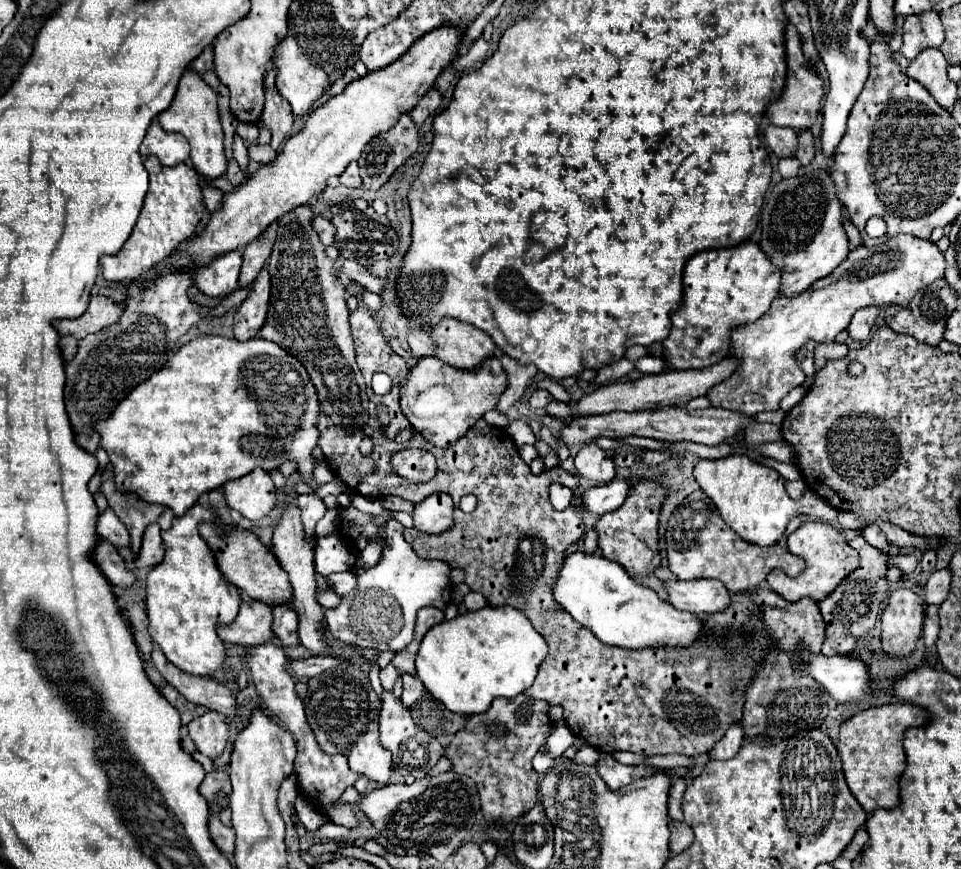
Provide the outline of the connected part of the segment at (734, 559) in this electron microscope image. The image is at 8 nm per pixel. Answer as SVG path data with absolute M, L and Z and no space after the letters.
M700 489L690 493L670 515L666 527L666 553L668 567L678 579L718 579L730 593L760 585L772 569L780 569L788 577L796 577L804 569L802 559L790 555L778 543L774 547L754 547L744 539L738 539L738 535L734 535L734 531L722 521L710 497Z

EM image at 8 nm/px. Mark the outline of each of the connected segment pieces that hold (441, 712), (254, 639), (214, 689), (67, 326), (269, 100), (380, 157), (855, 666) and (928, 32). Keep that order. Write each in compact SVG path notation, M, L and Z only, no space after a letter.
M426 693L412 707L412 717L432 737L454 735L454 733L458 733L466 725L466 717L454 715L442 703L438 703L430 693Z
M248 601L240 605L240 611L230 625L218 627L218 635L224 643L238 643L244 647L260 645L274 639L270 623L272 609L260 601Z
M154 647L154 651L152 651L152 663L162 673L166 683L170 683L186 701L190 701L194 705L202 705L212 711L218 711L226 717L236 715L234 693L226 685L218 683L214 677L196 677L196 675L184 673L182 669L174 667L162 655L162 651L158 651L158 647Z
M92 295L90 305L82 317L70 319L70 321L66 321L66 319L54 321L52 327L58 331L58 335L72 335L80 341L90 333L98 333L98 331L118 323L122 311L124 311L124 305L114 303L110 297Z
M270 67L264 79L264 91L266 91L266 105L264 105L264 115L258 123L258 127L268 127L272 131L272 149L278 149L286 135L292 129L294 123L294 113L290 103L278 93L276 89L276 67Z
M402 115L400 121L386 133L370 139L360 155L360 177L364 189L380 189L392 173L404 165L404 161L418 149L418 129L410 115Z
M794 655L794 669L806 671L814 677L836 701L858 701L870 697L870 679L868 669L862 661L850 657L824 657L810 655L810 663L802 663Z
M924 11L922 15L910 15L904 21L902 55L914 61L916 55L928 47L940 47L944 41L944 27L936 11Z

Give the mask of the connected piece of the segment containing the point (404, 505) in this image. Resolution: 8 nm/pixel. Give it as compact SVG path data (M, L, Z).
M384 497L384 499L380 499L380 503L388 511L406 511L406 513L412 513L412 509L414 509L414 505L410 501L404 501L400 497Z

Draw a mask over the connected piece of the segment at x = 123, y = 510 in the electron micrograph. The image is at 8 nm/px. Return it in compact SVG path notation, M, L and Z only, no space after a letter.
M110 465L102 473L100 493L108 499L108 505L114 509L114 513L126 525L126 529L130 529L130 549L136 555L138 549L140 549L142 533L144 533L146 525L156 523L158 517L160 517L160 513L166 507L140 501L136 495L130 495L130 493L120 493L114 487L114 473L112 473L112 467Z

